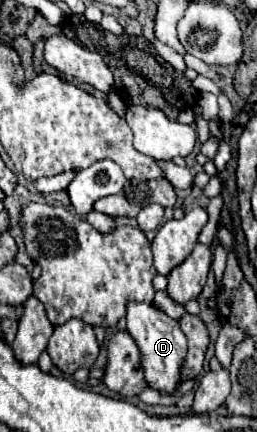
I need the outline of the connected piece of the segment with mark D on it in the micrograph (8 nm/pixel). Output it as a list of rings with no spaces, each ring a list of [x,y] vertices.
[[[129,303],[127,305],[127,331],[141,351],[145,381],[151,389],[173,395],[181,383],[181,369],[187,355],[187,337],[179,329],[179,321],[167,317],[155,305]]]

